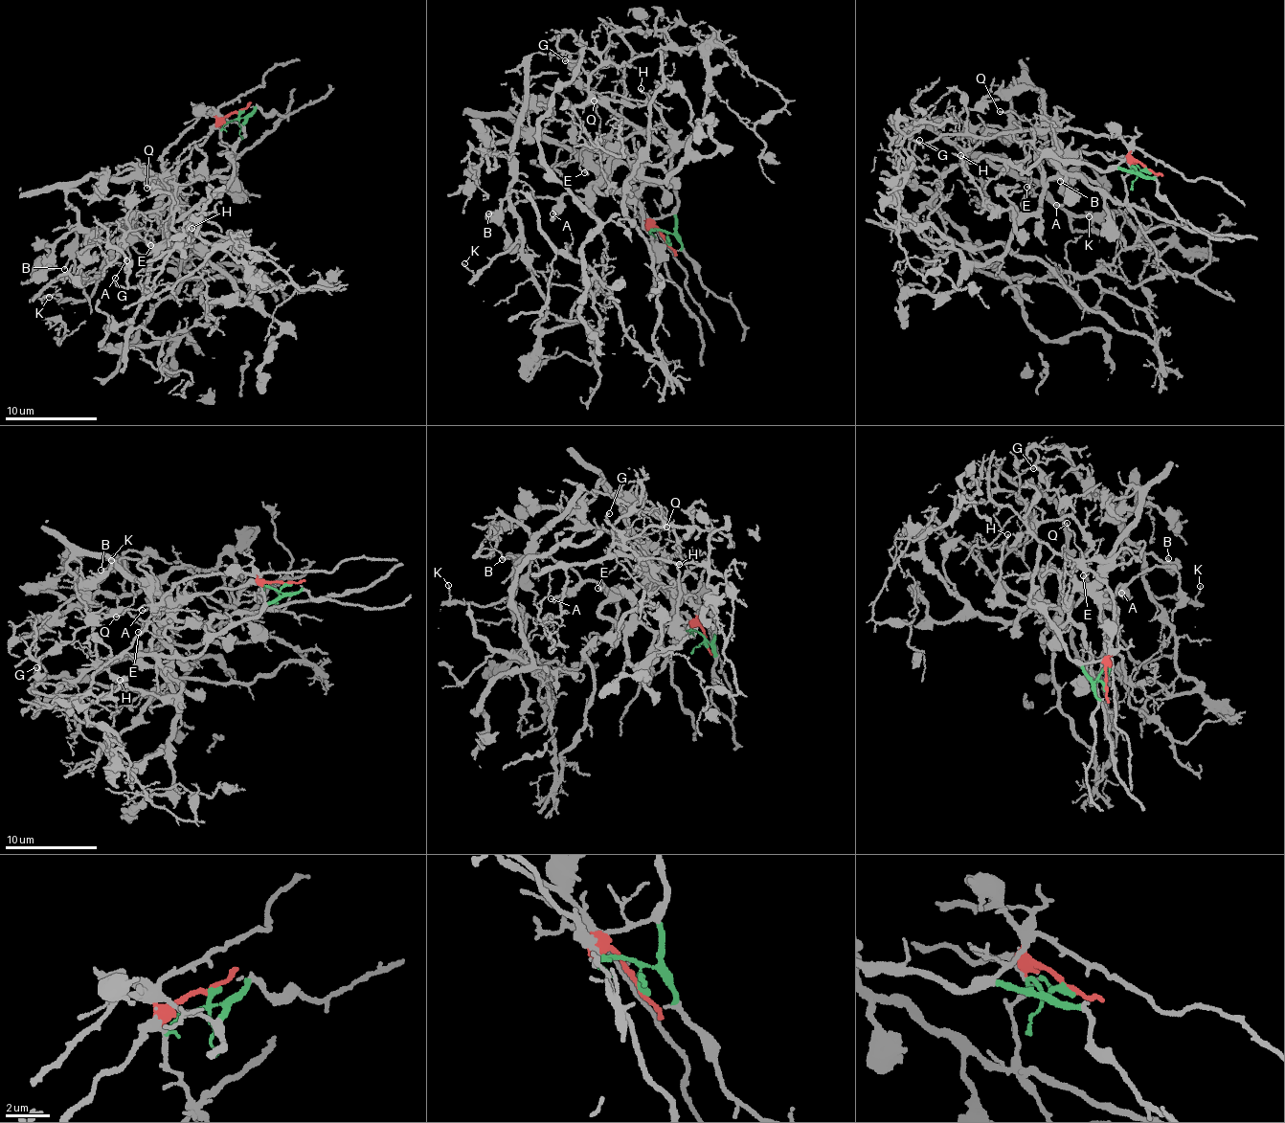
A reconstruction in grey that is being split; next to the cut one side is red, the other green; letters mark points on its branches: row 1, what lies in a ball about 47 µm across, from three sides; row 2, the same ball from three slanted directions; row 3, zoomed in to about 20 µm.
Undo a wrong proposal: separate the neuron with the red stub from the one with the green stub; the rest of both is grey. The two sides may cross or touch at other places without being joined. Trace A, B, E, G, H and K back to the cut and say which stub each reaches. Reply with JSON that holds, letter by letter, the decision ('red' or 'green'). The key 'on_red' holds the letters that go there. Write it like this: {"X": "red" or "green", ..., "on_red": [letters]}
{"A": "red", "B": "red", "E": "green", "G": "green", "H": "red", "K": "red", "on_red": ["A", "B", "H", "K"]}

